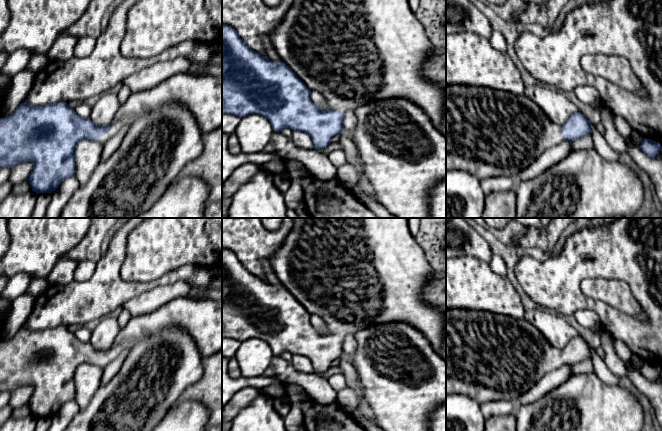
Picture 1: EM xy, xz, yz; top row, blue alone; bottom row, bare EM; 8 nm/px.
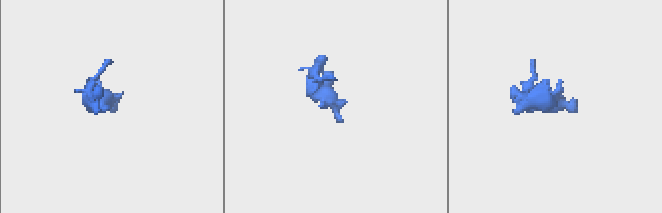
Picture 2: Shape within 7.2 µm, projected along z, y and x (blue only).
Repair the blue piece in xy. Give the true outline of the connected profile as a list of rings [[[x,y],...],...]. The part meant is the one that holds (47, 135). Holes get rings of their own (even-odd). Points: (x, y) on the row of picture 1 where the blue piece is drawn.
[[[195,70],[176,74],[161,82],[152,89],[131,93],[125,103],[120,106],[112,122],[106,126],[95,125],[90,118],[82,118],[76,114],[66,102],[58,102],[44,106],[32,106],[21,103],[8,117],[0,118],[0,170],[4,167],[13,168],[23,162],[34,164],[28,181],[32,191],[39,193],[52,193],[68,177],[75,176],[75,148],[84,139],[106,144],[119,131],[145,116],[150,110],[159,108],[167,103],[177,101],[185,105],[195,117],[203,133],[213,131],[222,126],[222,76],[210,74],[197,74]]]

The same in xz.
[[[292,0],[291,7],[287,11],[280,25],[270,36],[271,44],[276,53],[282,59],[281,62],[272,61],[252,50],[238,35],[237,31],[226,24],[222,24],[222,114],[231,114],[243,118],[250,114],[259,114],[269,120],[274,131],[279,132],[284,128],[290,128],[295,133],[307,133],[314,144],[313,149],[326,148],[332,138],[343,130],[343,119],[347,111],[355,111],[358,107],[380,101],[386,98],[405,98],[418,105],[430,118],[432,124],[440,130],[444,117],[445,91],[435,82],[427,80],[422,69],[425,62],[431,56],[434,45],[426,35],[425,28],[411,10],[408,0]],[[312,91],[322,94],[326,100],[326,109],[320,109],[311,101]]]

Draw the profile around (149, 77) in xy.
[[[178,56],[169,61],[157,62],[130,76],[123,84],[127,85],[132,93],[152,89],[166,79],[194,70],[193,62],[184,56]]]

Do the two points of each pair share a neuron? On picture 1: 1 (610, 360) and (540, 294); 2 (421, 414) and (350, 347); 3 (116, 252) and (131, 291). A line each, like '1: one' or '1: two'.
1: two
2: two
3: one

